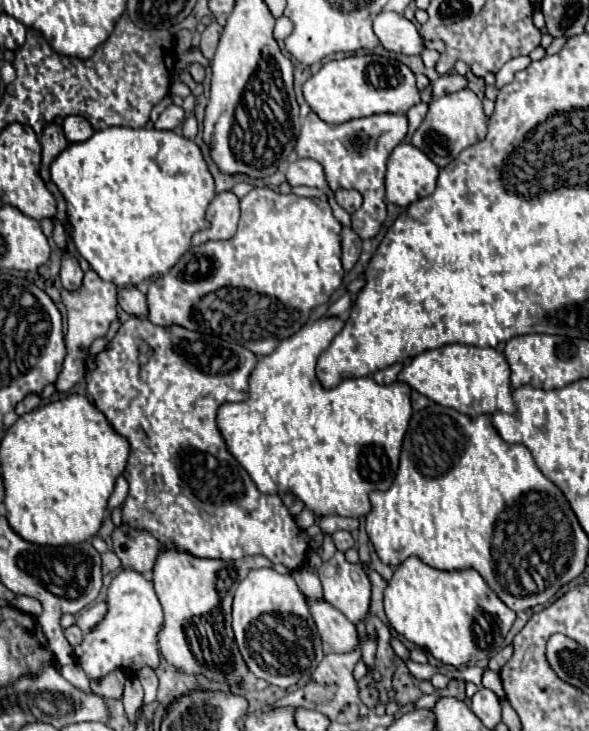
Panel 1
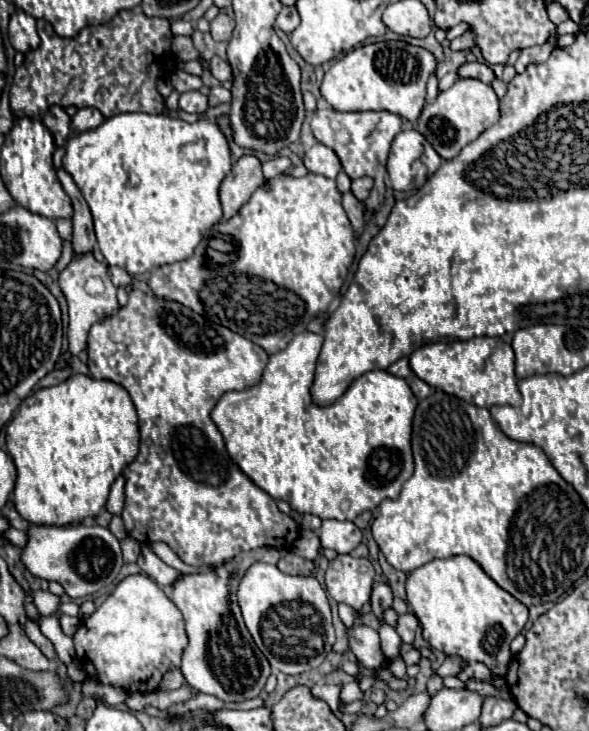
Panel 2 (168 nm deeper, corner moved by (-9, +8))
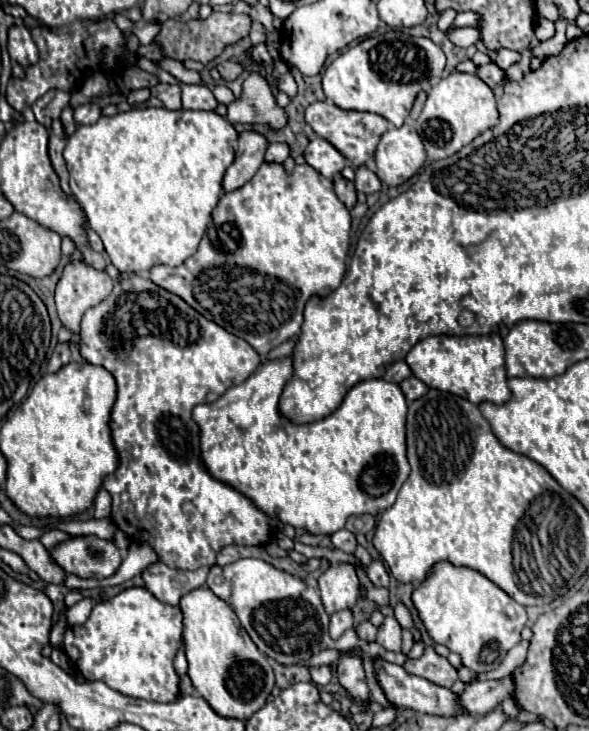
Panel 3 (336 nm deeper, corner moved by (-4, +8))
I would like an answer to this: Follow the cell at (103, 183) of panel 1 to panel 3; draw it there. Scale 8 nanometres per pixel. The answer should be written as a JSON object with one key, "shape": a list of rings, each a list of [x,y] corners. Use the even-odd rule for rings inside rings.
{"shape":[[[132,108],[128,112],[120,112],[116,116],[102,116],[96,124],[90,126],[78,126],[76,132],[68,138],[64,148],[64,160],[70,172],[70,188],[72,194],[78,198],[78,202],[84,208],[84,214],[88,218],[88,226],[100,236],[104,242],[104,250],[110,256],[110,262],[124,274],[136,274],[136,272],[148,272],[156,264],[166,266],[180,266],[186,258],[190,258],[210,222],[210,214],[216,208],[220,196],[222,196],[222,178],[226,168],[234,160],[234,142],[238,140],[238,134],[234,126],[218,116],[216,112],[194,112],[194,110],[168,110],[168,108]]]}

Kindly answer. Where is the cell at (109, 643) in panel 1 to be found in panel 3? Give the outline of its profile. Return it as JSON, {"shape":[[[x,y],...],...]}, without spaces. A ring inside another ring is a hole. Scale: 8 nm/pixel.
{"shape":[[[132,586],[132,588],[124,588],[120,594],[116,594],[112,600],[106,600],[104,604],[96,604],[90,618],[82,624],[82,626],[68,626],[66,628],[66,634],[64,634],[64,652],[70,660],[70,664],[74,668],[78,668],[82,672],[82,676],[86,680],[100,680],[104,684],[108,684],[110,688],[118,690],[120,694],[124,696],[132,696],[132,698],[144,698],[144,700],[156,700],[156,702],[174,702],[178,698],[178,676],[174,672],[174,658],[176,658],[176,652],[182,648],[182,612],[178,606],[172,606],[172,604],[162,604],[148,588],[142,588],[142,586]]]}

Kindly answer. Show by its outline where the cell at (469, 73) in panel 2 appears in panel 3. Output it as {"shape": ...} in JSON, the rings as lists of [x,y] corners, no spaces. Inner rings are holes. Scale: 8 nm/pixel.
{"shape":[[[490,62],[490,64],[486,64],[486,66],[478,66],[478,68],[476,68],[476,76],[478,76],[480,80],[484,80],[490,88],[494,88],[496,84],[506,84],[504,72],[502,72],[494,62]]]}

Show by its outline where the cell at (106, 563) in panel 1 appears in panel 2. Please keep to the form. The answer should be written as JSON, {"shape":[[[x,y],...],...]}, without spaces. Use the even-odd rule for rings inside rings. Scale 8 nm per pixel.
{"shape":[[[127,536],[125,540],[121,540],[121,550],[123,550],[125,564],[131,564],[131,562],[137,562],[137,558],[141,554],[141,544],[135,538]]]}

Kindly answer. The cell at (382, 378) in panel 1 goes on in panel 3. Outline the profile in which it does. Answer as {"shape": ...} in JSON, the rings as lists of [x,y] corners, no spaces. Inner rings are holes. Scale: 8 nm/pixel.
{"shape":[[[400,360],[400,362],[394,362],[394,364],[390,364],[390,368],[386,368],[386,372],[384,372],[384,380],[390,380],[390,382],[396,382],[396,384],[400,384],[404,378],[408,378],[412,372],[410,372],[410,368],[408,368],[408,364],[404,362],[404,360]]]}

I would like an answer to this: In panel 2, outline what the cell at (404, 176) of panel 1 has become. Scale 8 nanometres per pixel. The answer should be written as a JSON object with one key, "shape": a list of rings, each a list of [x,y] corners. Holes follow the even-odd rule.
{"shape":[[[413,128],[401,130],[389,150],[387,172],[393,190],[411,192],[421,188],[429,176],[439,168],[441,158],[433,146]]]}

